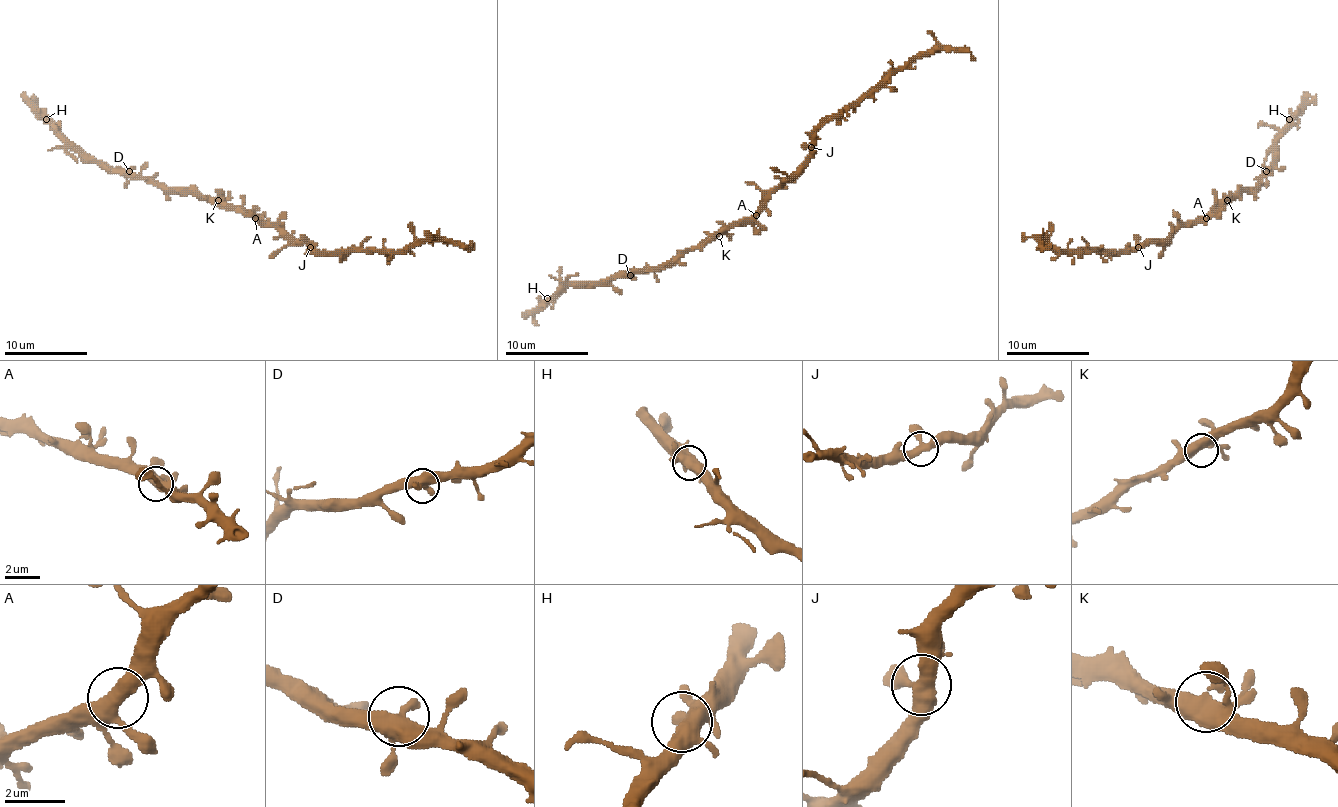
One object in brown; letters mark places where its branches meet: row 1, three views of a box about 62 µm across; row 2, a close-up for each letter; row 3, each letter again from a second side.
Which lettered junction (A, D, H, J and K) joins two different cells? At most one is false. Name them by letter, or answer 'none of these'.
none of these

